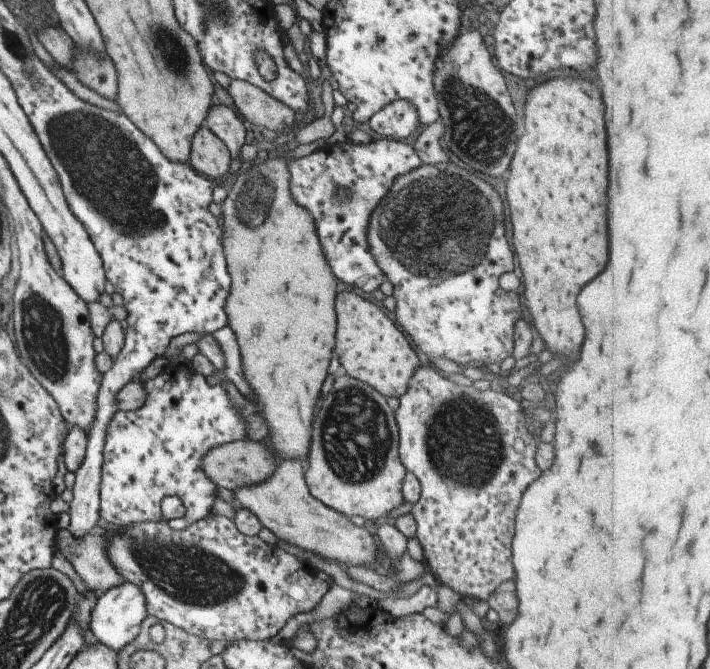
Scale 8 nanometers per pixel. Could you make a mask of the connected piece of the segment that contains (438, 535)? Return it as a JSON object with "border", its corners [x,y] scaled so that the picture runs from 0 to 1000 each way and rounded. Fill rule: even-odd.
{"border":[[[589,549],[577,564],[572,586],[562,595],[562,607],[555,614],[558,631],[563,637],[563,685],[573,704],[583,707],[593,723],[593,740],[589,750],[582,756],[579,767],[583,770],[589,804],[599,828],[597,840],[623,873],[634,876],[637,882],[646,885],[651,892],[665,891],[666,895],[686,897],[690,889],[713,868],[725,867],[724,845],[721,840],[721,809],[725,800],[725,774],[737,740],[737,735],[761,714],[763,704],[754,689],[756,671],[755,656],[741,638],[741,623],[732,604],[714,589],[686,581],[683,584],[663,578],[654,578],[624,565],[608,549]]]}

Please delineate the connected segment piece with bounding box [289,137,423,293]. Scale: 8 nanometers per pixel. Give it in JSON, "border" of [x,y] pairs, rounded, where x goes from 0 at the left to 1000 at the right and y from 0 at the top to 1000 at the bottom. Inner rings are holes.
{"border":[[[544,205],[517,215],[486,212],[461,217],[407,242],[410,291],[439,318],[452,369],[476,419],[507,436],[525,438],[535,430],[542,410],[521,377],[517,357],[524,318],[561,265],[594,245],[580,217]],[[473,283],[477,284],[476,291],[472,290]]]}

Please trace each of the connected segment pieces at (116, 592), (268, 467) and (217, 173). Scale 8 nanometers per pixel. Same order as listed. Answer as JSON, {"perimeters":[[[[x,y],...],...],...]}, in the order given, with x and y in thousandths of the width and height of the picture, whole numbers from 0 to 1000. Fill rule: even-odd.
{"perimeters":[[[[172,868],[138,889],[135,906],[128,915],[127,945],[144,963],[169,975],[175,966],[194,951],[200,928],[208,921],[204,888],[192,873]]],[[[349,655],[310,665],[299,671],[286,685],[286,701],[304,726],[321,729],[327,734],[354,728],[370,722],[390,701],[393,689],[382,667],[372,667],[369,661],[355,659]]],[[[286,185],[272,203],[263,241],[283,262],[311,272],[323,262],[325,230],[320,215]]]]}

